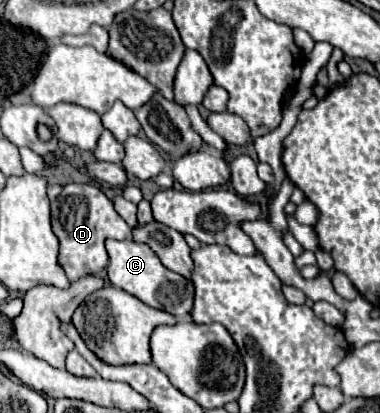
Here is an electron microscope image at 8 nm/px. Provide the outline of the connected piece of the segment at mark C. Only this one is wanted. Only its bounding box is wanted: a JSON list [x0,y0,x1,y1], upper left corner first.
[106,236,194,318]

